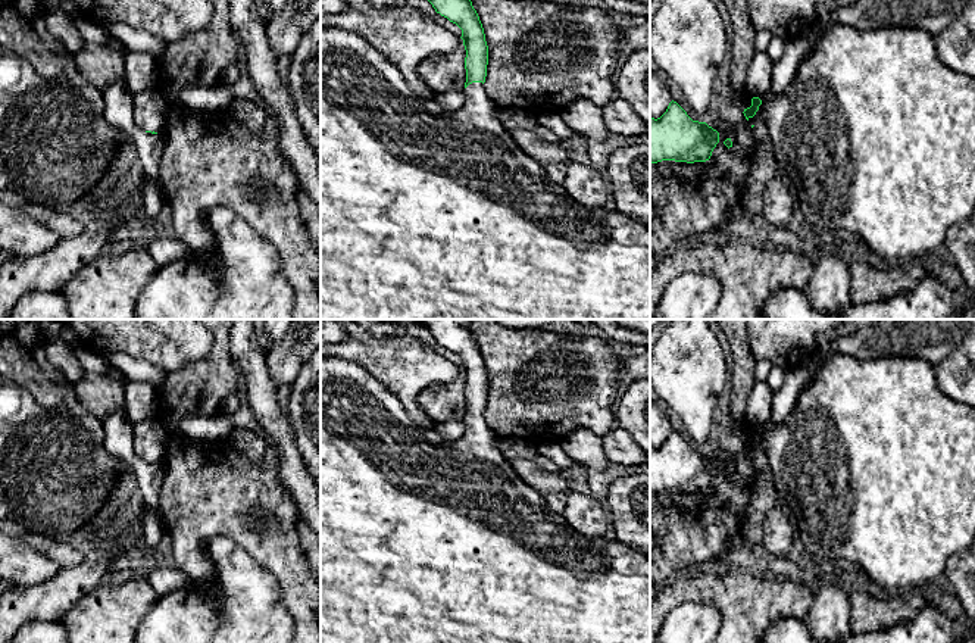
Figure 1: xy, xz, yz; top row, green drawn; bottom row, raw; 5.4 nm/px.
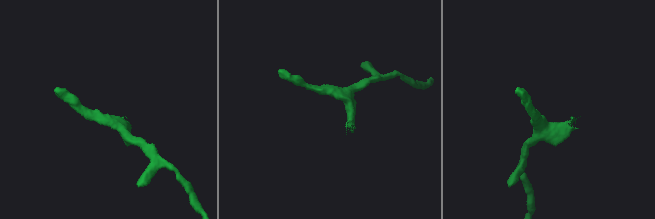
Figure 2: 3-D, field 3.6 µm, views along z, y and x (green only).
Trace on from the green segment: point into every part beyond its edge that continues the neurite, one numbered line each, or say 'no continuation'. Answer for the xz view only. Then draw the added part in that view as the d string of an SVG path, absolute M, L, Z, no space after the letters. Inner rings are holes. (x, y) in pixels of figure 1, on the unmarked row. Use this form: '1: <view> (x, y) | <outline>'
1: xz (424, 539) | M321 358L321 643L650 643L650 558L618 540L582 536L562 514L553 512L544 496L524 483L500 450L500 440L487 425L482 412L472 412L463 419L460 438L443 438L434 427L418 425L403 403L371 372L349 360Z

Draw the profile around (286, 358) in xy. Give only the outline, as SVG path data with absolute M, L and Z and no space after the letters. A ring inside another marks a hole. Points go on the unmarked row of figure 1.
M293 319L285 337L271 343L266 350L272 380L278 386L293 384L319 346L321 319Z

